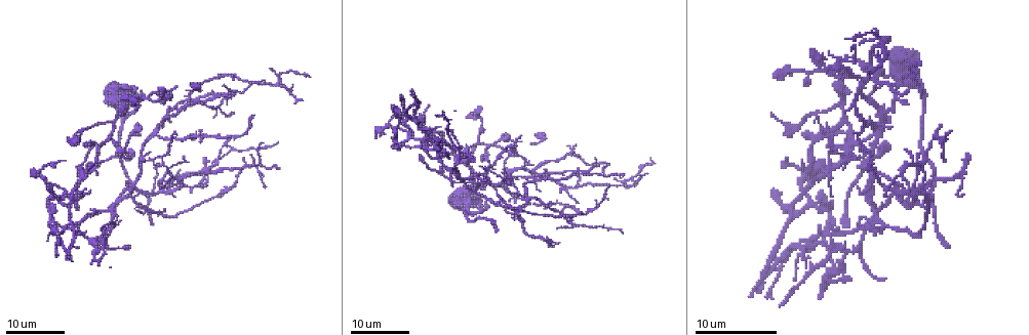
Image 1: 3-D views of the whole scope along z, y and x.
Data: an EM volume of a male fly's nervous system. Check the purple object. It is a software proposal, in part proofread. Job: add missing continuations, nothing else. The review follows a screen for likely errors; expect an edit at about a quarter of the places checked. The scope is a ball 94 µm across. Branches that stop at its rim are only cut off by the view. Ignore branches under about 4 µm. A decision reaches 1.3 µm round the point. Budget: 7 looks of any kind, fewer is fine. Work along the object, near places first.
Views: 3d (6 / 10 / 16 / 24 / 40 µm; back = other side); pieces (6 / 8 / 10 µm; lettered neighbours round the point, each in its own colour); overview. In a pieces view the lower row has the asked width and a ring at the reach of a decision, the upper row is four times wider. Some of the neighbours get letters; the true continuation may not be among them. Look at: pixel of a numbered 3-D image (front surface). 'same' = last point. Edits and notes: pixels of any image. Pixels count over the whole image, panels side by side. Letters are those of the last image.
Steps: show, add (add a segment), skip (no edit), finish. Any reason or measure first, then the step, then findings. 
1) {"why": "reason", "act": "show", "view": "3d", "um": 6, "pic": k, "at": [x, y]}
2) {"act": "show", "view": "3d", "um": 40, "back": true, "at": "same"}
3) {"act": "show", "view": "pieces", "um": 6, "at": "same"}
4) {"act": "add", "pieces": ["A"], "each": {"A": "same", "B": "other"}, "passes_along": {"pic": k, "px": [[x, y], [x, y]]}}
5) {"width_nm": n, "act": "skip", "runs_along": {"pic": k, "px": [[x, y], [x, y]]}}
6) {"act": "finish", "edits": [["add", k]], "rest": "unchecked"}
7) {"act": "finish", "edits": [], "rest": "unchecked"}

{"act": "show", "view": "3d", "um": 24, "pic": 1, "at": [920, 62]}

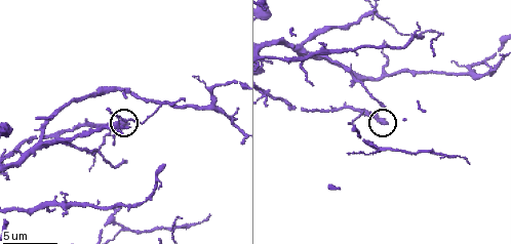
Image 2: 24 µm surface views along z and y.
{"why": "what lies round it", "act": "show", "view": "pieces", "um": 10, "pic": 2, "at": [385, 124]}

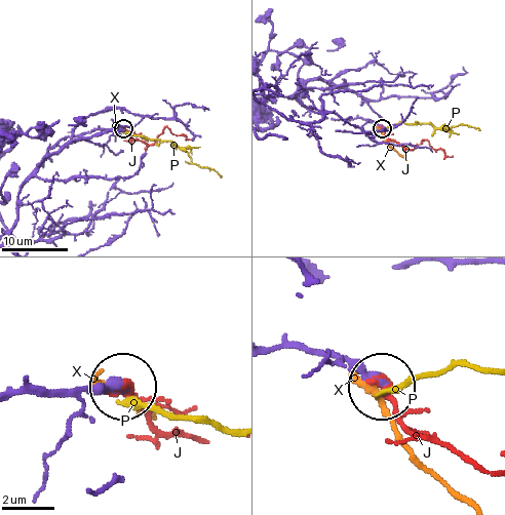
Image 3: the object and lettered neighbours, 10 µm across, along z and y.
{"width_nm": 370, "act": "add", "pieces": ["J"], "each": {"J": "same", "P": "other", "X": "other"}, "found": "it goes on there"}

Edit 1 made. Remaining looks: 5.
{"act": "show", "view": "overview"}

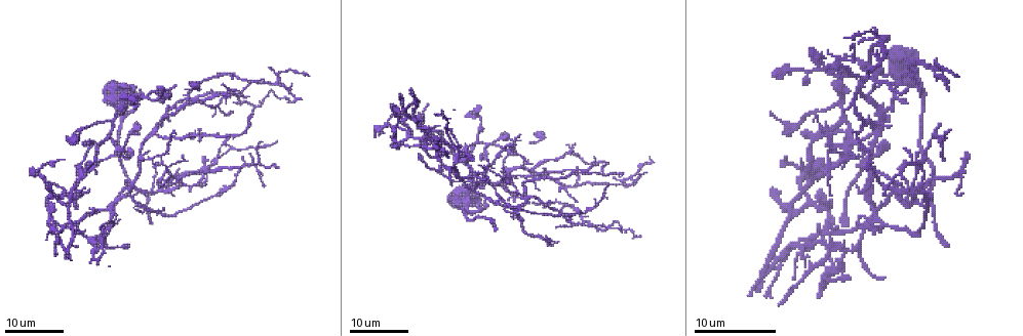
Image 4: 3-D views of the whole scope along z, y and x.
{"why": "an open end", "act": "show", "view": "3d", "um": 16, "pic": 4, "at": [892, 76]}

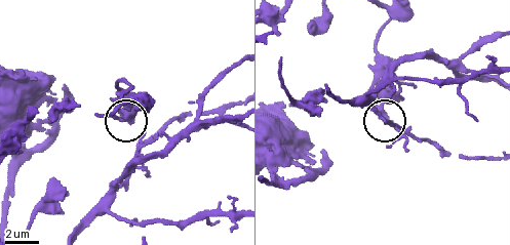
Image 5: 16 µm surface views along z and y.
{"act": "show", "view": "pieces", "um": 10, "at": "same"}

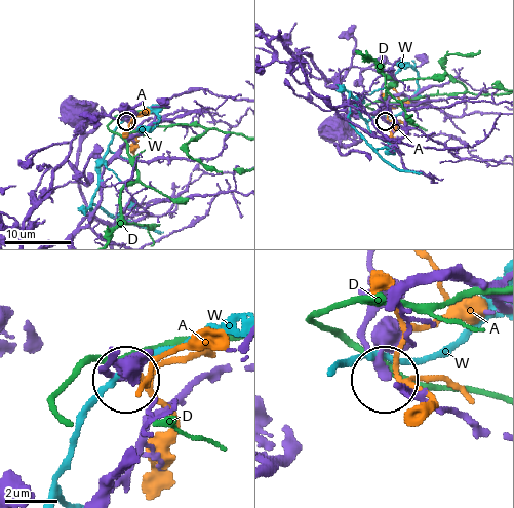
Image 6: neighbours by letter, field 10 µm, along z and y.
{"act": "skip", "each": {"A": "other", "D": "other", "W": "other"}, "found": "none of them fits"}

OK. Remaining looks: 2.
{"why": "thin end", "act": "show", "view": "3d", "um": 24, "pic": 4, "at": [278, 166]}

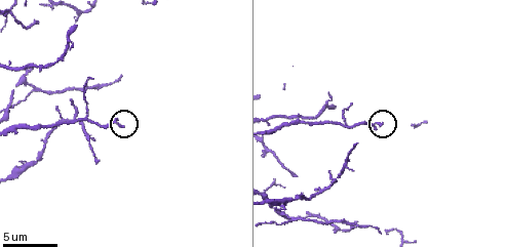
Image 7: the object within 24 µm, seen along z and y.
{"act": "show", "view": "pieces", "um": 6, "pic": 7, "at": [123, 125]}

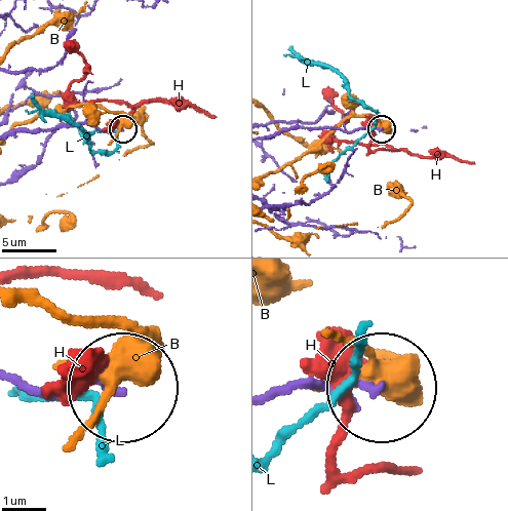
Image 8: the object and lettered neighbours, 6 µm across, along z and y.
{"width_nm": 150, "act": "skip", "each": {"B": "other", "H": "other", "L": "other"}, "runs_along": {"pic": 8, "px": [[275, 397], [370, 390]]}, "found": "no lettered segment goes on from it"}

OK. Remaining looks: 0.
{"act": "finish", "edits": [["add", 3]], "rest": "unchecked"}

